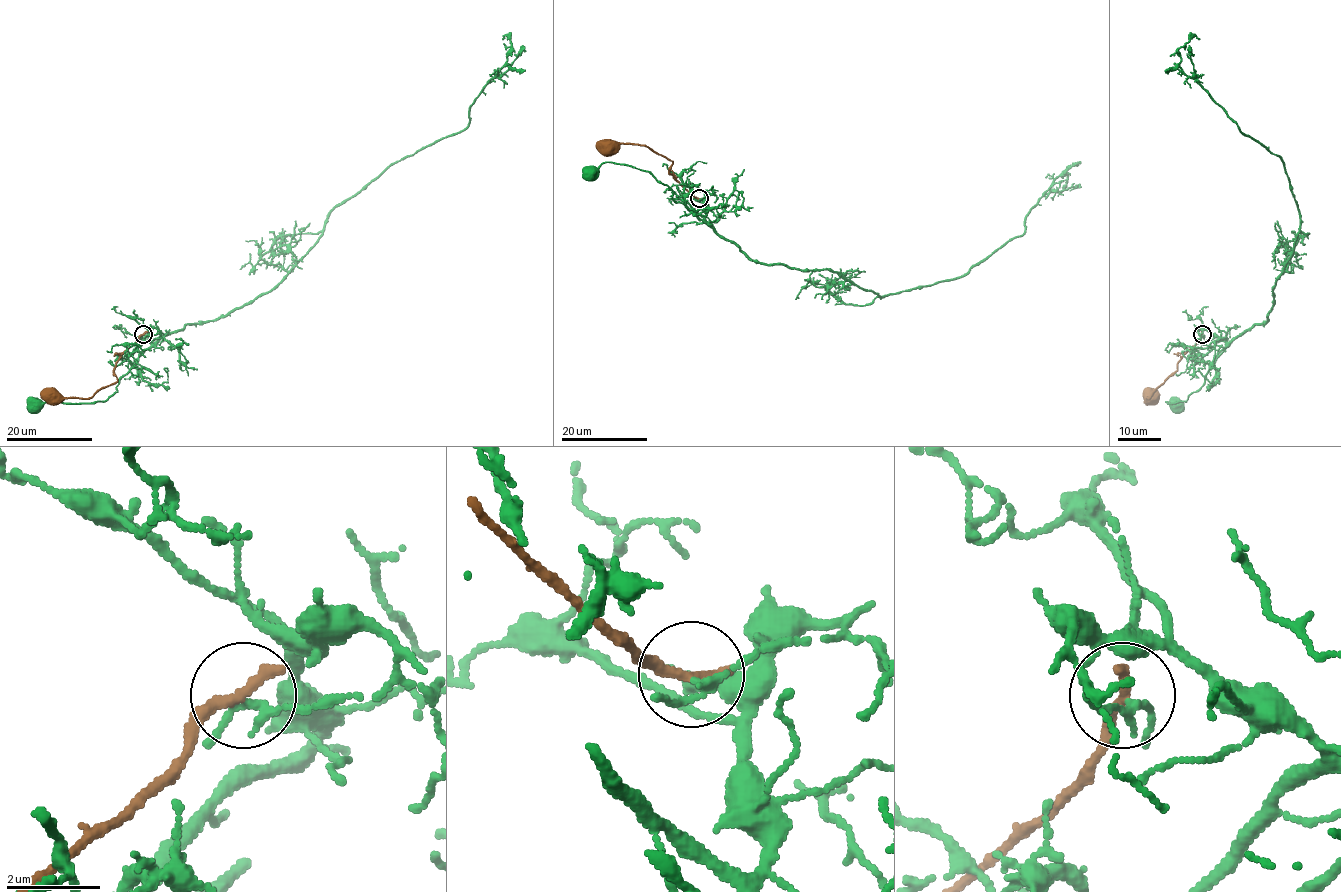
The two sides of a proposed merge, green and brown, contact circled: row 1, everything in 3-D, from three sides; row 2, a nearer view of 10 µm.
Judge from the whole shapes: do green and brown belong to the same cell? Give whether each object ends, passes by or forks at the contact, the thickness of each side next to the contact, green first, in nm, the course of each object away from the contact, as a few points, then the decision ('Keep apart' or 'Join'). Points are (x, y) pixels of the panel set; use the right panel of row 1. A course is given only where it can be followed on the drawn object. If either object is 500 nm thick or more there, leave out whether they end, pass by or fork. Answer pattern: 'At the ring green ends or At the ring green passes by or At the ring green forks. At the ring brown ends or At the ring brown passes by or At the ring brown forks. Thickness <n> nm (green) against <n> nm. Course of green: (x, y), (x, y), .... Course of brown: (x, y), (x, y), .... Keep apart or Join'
At the ring green passes by. At the ring brown ends. Thickness 140 nm (green) against 320 nm. Course of green: (1202, 335), (1198, 328), (1230, 342), (1267, 320), (1300, 217), (1278, 156), (1179, 65), (1179, 48), (1200, 39). Course of brown: (1202, 334), (1180, 359), (1176, 370), (1147, 396). Keep apart

